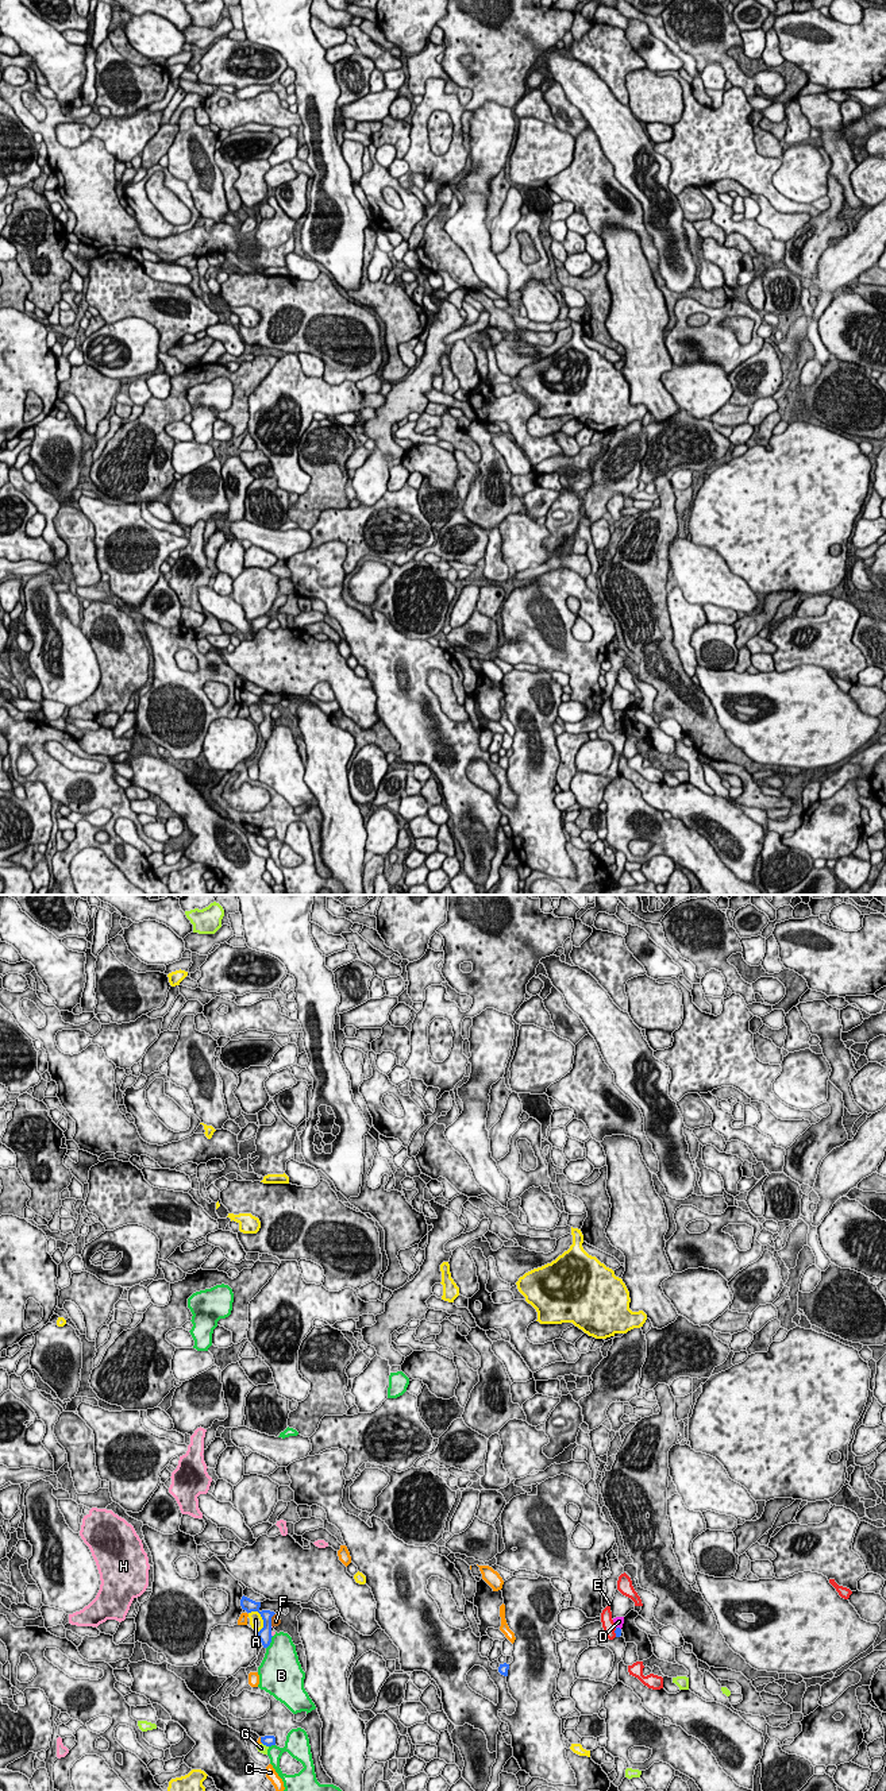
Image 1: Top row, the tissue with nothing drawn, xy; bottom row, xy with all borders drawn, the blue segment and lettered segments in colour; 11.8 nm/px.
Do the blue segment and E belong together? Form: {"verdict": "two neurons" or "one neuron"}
{"verdict": "two neurons"}

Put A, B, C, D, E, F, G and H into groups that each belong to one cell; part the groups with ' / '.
A D / B / C / E / F / G / H

